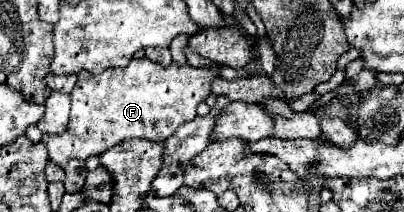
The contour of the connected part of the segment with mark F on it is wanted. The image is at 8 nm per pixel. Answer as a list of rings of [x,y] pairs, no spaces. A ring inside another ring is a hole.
[[[132,59],[130,65],[104,69],[98,77],[92,75],[90,71],[80,71],[78,83],[70,93],[72,111],[68,129],[64,131],[64,135],[42,135],[40,141],[48,151],[48,159],[58,167],[66,167],[70,159],[88,159],[90,155],[100,155],[110,147],[122,143],[124,139],[138,137],[138,139],[164,141],[176,131],[178,125],[192,121],[196,117],[196,107],[200,101],[206,99],[206,95],[210,93],[210,83],[216,77],[218,77],[218,65],[214,69],[190,67],[190,65],[160,67],[150,59]]]

